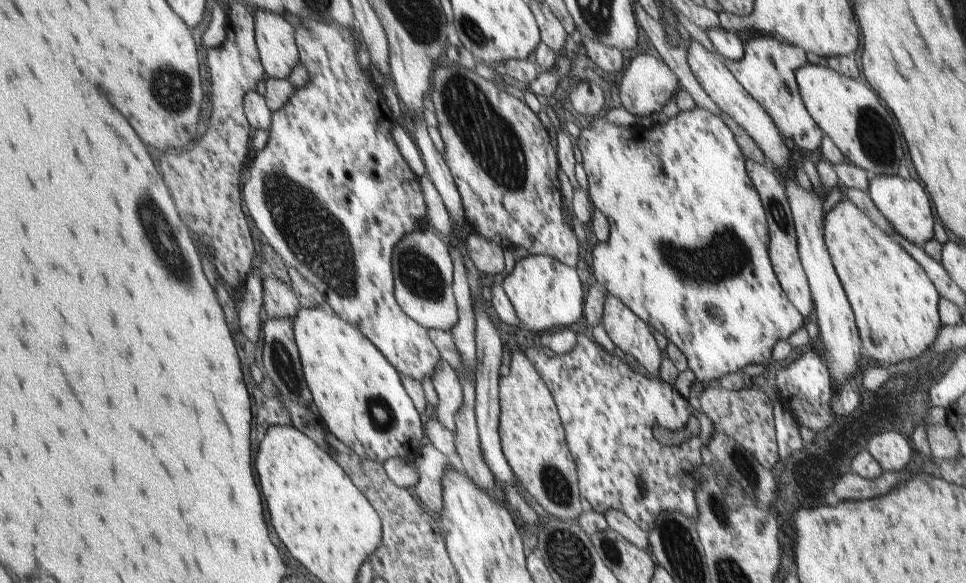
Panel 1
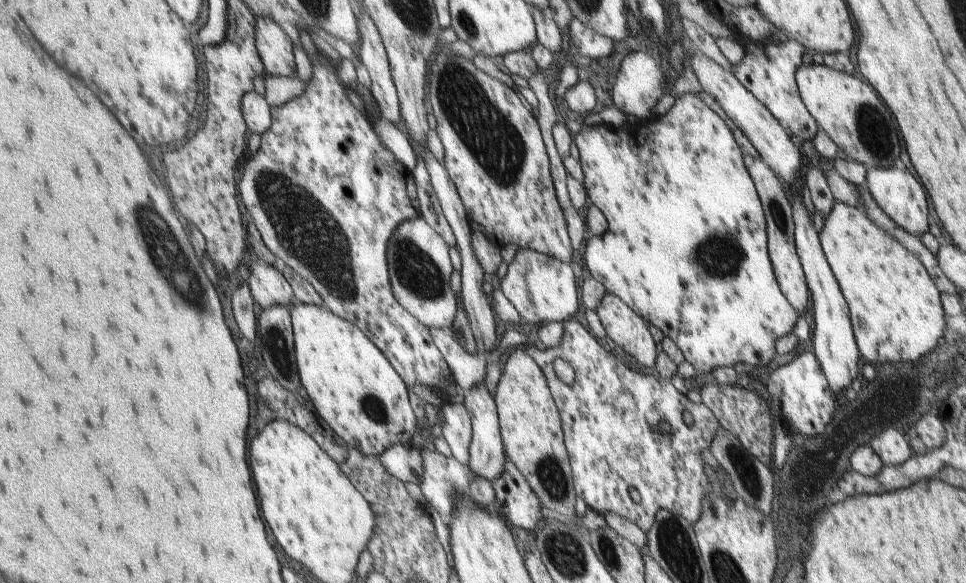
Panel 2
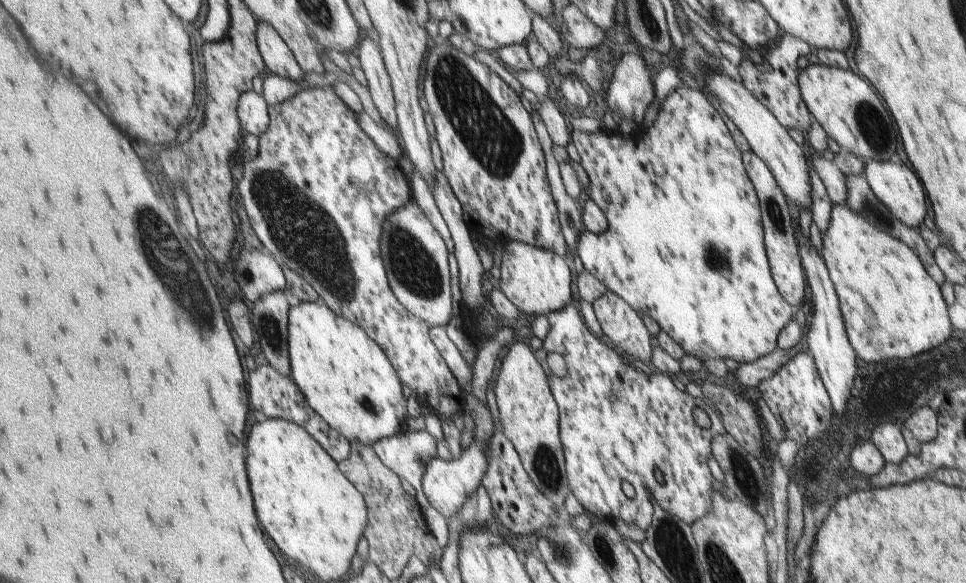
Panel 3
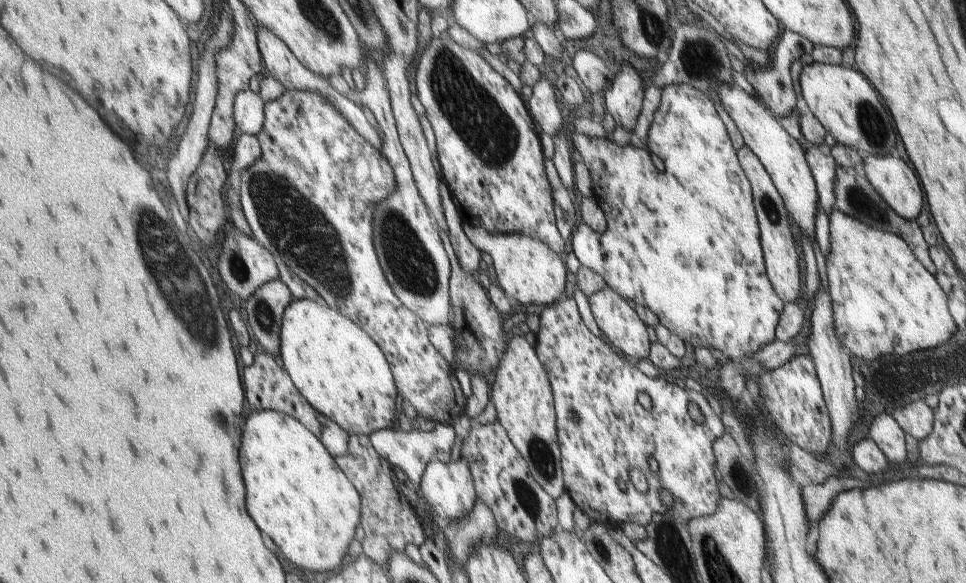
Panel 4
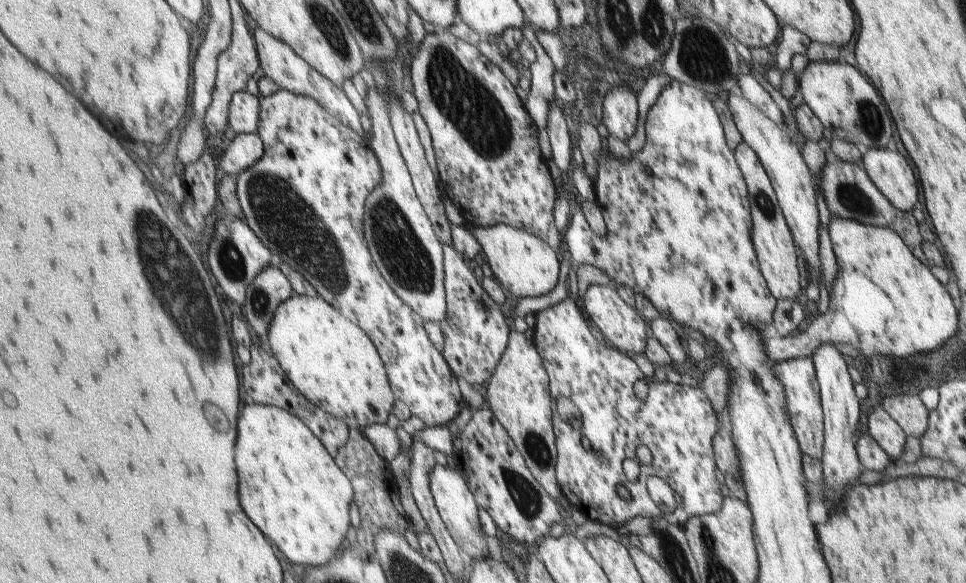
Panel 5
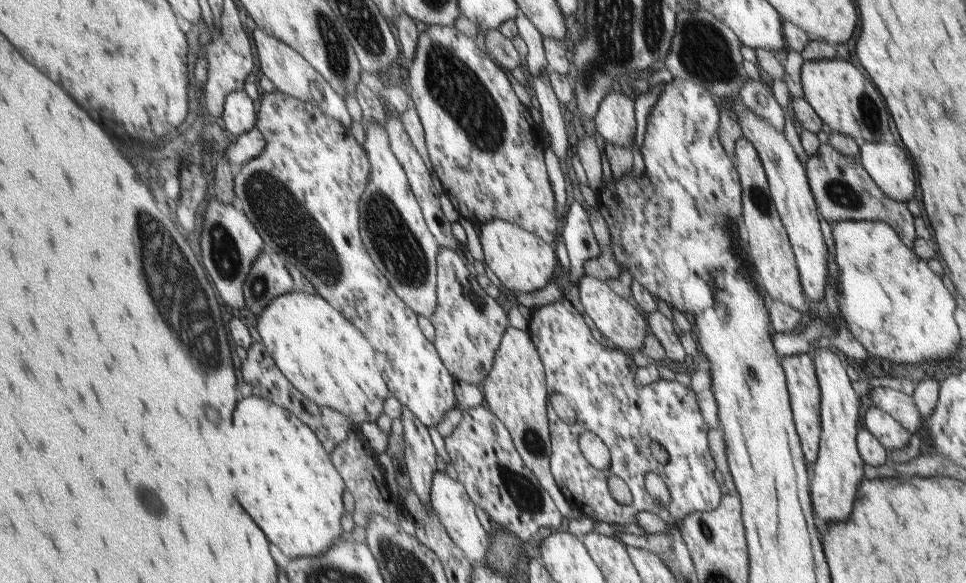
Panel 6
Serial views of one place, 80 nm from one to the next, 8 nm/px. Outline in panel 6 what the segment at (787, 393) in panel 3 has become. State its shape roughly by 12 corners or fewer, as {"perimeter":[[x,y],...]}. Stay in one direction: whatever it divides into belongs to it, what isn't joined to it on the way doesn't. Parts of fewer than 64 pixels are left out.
{"perimeter":[[810,354],[787,358],[785,380],[805,460],[820,436],[820,385]]}

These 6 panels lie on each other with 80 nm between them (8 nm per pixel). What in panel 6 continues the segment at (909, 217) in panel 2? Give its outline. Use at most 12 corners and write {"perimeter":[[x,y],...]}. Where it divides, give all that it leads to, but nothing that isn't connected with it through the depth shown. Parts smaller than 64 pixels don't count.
{"perimeter":[[887,142],[858,144],[865,172],[898,203],[915,176],[905,152]]}

